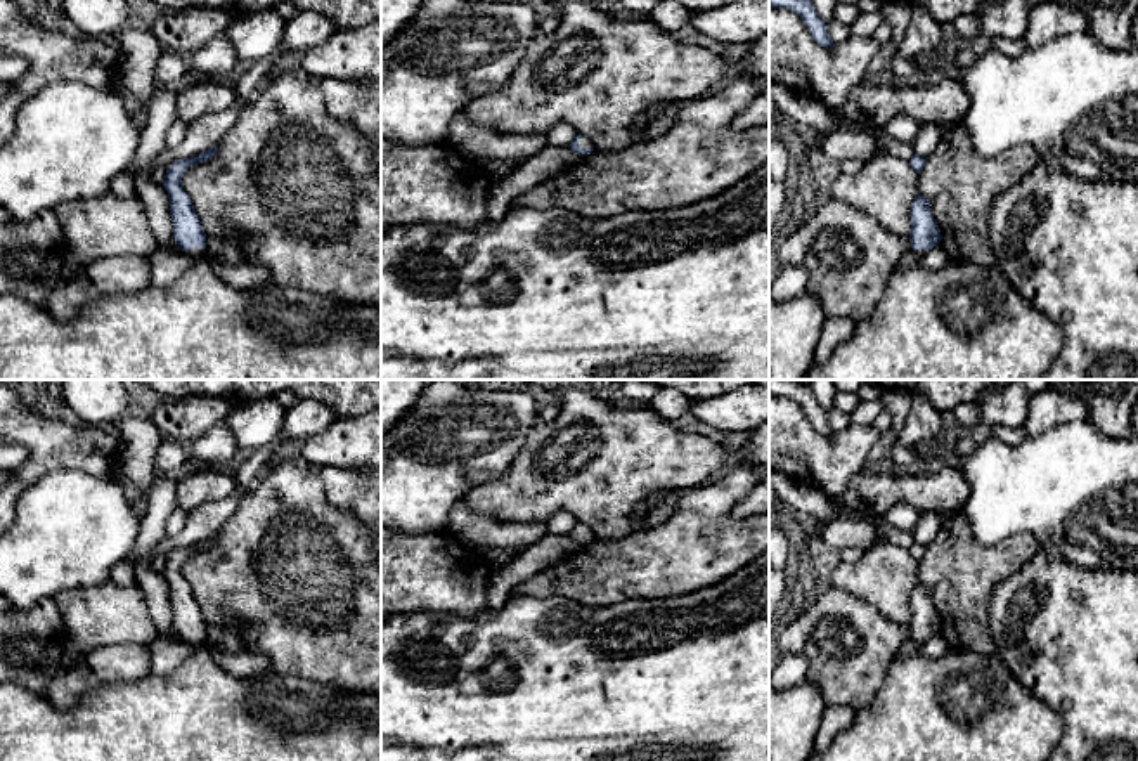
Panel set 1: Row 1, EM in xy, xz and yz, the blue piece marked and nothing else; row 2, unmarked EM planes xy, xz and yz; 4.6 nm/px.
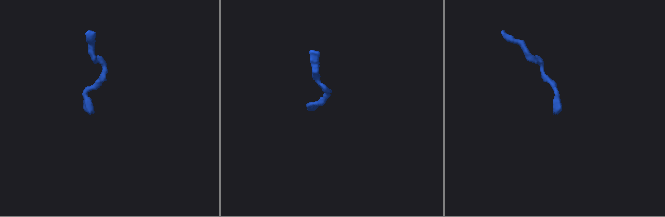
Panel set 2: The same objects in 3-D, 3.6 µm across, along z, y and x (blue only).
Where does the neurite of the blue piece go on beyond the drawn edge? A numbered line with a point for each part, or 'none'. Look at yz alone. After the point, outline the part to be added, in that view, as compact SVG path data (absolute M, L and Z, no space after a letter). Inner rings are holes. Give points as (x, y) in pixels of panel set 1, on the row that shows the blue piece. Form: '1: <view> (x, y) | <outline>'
1: yz (965, 321) | M925 250L916 251L918 260L911 269L894 269L873 314L859 321L854 335L837 345L823 364L811 366L804 380L1043 380L1064 347L1064 331L1060 326L1027 303L998 267L949 260L944 269L930 270L923 265L925 253Z

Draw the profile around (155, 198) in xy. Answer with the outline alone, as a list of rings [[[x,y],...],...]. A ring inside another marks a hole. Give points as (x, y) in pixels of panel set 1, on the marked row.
[[[156,85],[156,94],[149,104],[149,116],[144,125],[135,163],[135,191],[142,201],[149,227],[163,248],[180,250],[173,239],[173,220],[170,215],[170,198],[163,184],[152,175],[152,161],[166,151],[166,130],[177,120],[177,88]]]

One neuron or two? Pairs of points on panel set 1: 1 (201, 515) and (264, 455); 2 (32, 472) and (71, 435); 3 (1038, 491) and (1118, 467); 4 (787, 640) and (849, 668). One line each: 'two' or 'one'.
1: one
2: one
3: one
4: one

